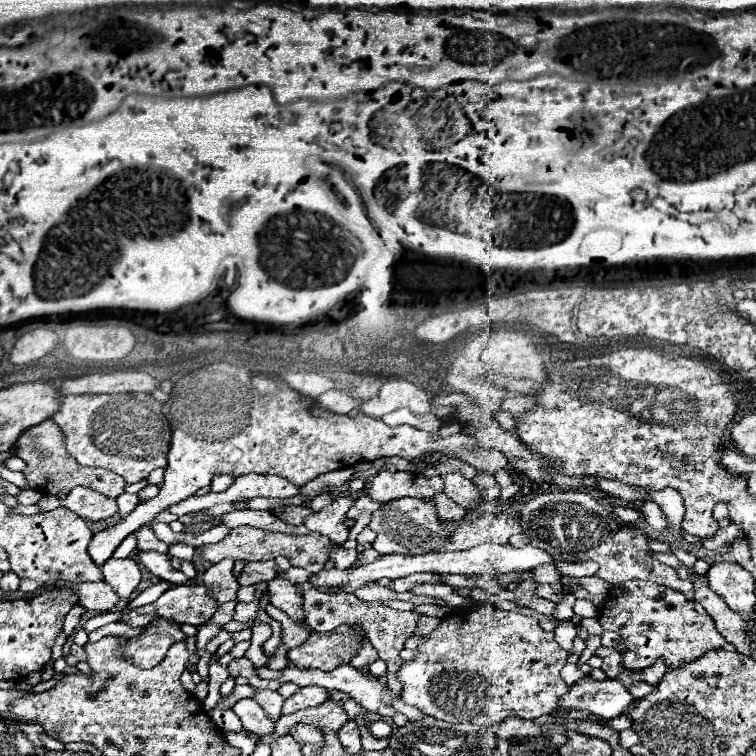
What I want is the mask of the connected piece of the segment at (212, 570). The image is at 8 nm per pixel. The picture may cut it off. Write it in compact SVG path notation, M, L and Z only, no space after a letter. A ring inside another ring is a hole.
M229 559L211 565L205 575L203 575L203 583L209 587L209 593L219 601L233 601L237 599L237 591L239 591L239 583L233 577L233 563L229 563Z

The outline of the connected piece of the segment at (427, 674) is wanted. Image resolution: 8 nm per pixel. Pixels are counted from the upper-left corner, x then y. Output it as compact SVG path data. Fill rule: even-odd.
M491 603L461 607L453 615L441 619L441 625L425 639L423 645L419 645L419 655L415 661L403 663L403 701L423 709L431 717L445 719L449 723L475 725L493 725L513 715L521 719L535 719L555 711L559 697L569 691L565 681L559 677L569 653L557 645L553 633L543 631L539 625L536 617L503 611Z

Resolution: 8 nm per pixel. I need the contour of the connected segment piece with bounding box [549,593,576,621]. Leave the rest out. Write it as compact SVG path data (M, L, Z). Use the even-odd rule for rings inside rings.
M569 593L555 606L555 615L550 615L551 619L562 621L571 619L574 615L573 606L576 602L576 597ZM557 608L557 609L556 609Z

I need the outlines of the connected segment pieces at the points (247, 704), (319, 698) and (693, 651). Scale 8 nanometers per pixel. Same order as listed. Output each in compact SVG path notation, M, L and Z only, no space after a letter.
M239 699L231 709L241 719L245 731L251 731L255 735L273 733L273 729L275 729L273 721L269 717L265 717L265 711L253 699Z
M303 687L297 693L293 693L289 699L283 703L283 715L297 713L307 707L317 707L329 699L329 691L323 687Z
M633 581L625 583L625 587L613 587L599 611L601 627L625 639L627 651L623 653L623 667L627 669L649 667L657 659L663 659L667 667L681 667L705 651L725 645L725 639L717 633L713 619L699 601L687 599L683 593L653 581Z

